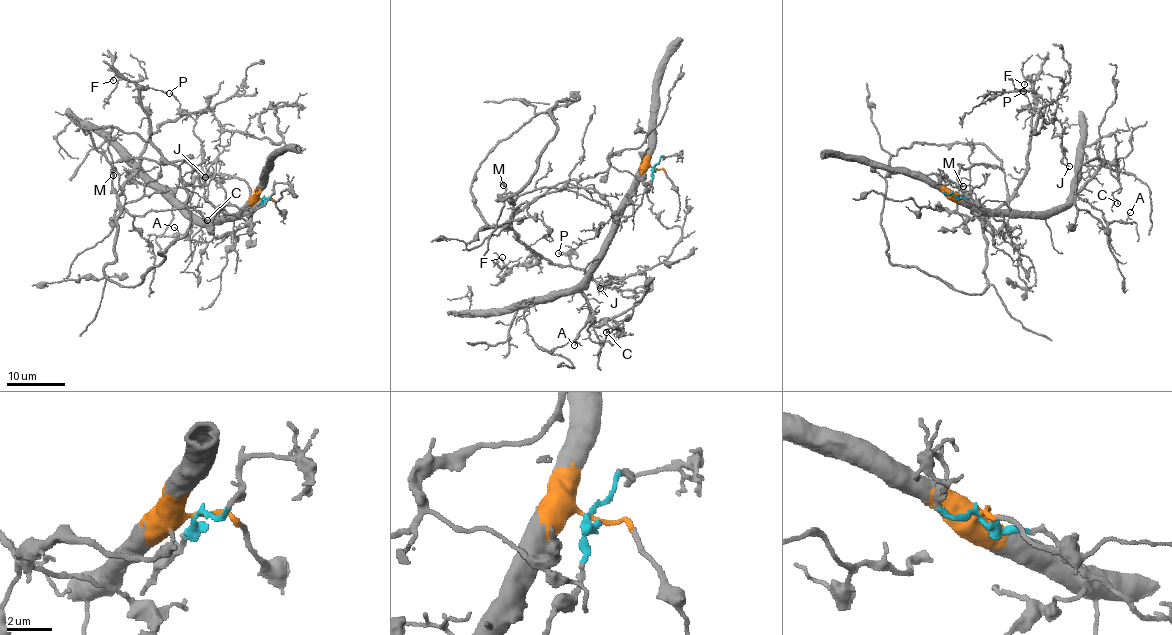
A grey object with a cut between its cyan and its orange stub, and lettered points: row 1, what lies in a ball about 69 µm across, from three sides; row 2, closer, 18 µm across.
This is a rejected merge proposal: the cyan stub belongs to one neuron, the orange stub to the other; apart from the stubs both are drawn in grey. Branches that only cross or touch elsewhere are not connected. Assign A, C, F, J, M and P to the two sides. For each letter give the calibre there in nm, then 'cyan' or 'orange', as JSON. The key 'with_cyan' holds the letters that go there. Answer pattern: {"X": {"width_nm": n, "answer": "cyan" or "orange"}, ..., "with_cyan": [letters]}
{"A": {"width_nm": 130, "answer": "orange"}, "C": {"width_nm": 120, "answer": "orange"}, "F": {"width_nm": 110, "answer": "cyan"}, "J": {"width_nm": 120, "answer": "cyan"}, "M": {"width_nm": 130, "answer": "cyan"}, "P": {"width_nm": 140, "answer": "cyan"}, "with_cyan": ["F", "J", "M", "P"]}

